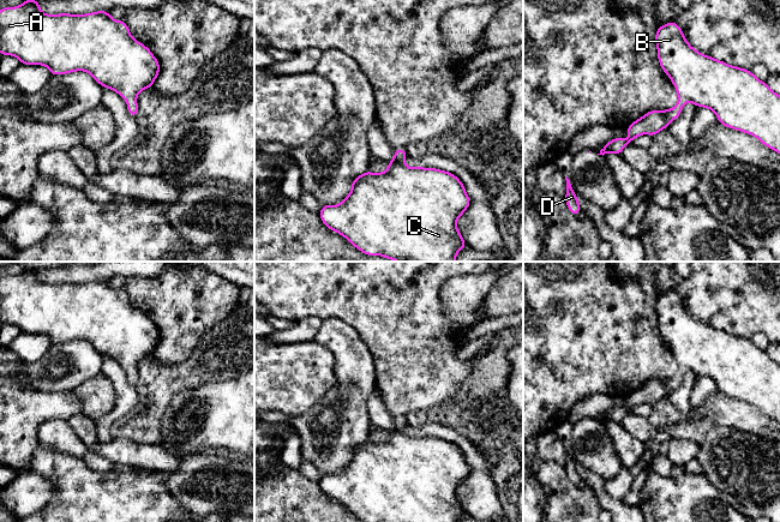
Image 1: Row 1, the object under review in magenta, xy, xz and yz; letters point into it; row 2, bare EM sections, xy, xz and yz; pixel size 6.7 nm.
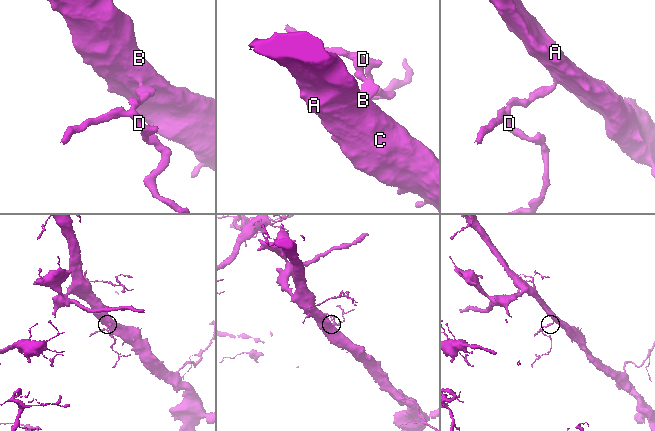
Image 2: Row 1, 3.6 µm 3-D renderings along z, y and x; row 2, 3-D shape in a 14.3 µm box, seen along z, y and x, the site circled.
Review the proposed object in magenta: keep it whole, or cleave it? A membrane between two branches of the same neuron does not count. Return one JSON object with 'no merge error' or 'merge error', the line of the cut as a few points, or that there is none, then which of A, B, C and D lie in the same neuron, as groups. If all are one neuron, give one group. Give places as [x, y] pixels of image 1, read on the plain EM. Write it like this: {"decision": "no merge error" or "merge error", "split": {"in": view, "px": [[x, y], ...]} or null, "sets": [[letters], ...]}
{"decision": "no merge error", "split": null, "sets": [["A", "B", "C", "D"]]}

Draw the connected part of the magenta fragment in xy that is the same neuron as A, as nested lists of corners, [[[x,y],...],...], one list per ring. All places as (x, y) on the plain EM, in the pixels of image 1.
[[[34,268],[16,276],[2,276],[0,323],[13,324],[24,334],[43,334],[52,344],[88,341],[103,358],[119,362],[127,371],[130,384],[136,386],[139,379],[137,365],[142,359],[152,356],[160,332],[146,314],[132,306],[126,292],[113,288],[108,281],[46,283]]]

